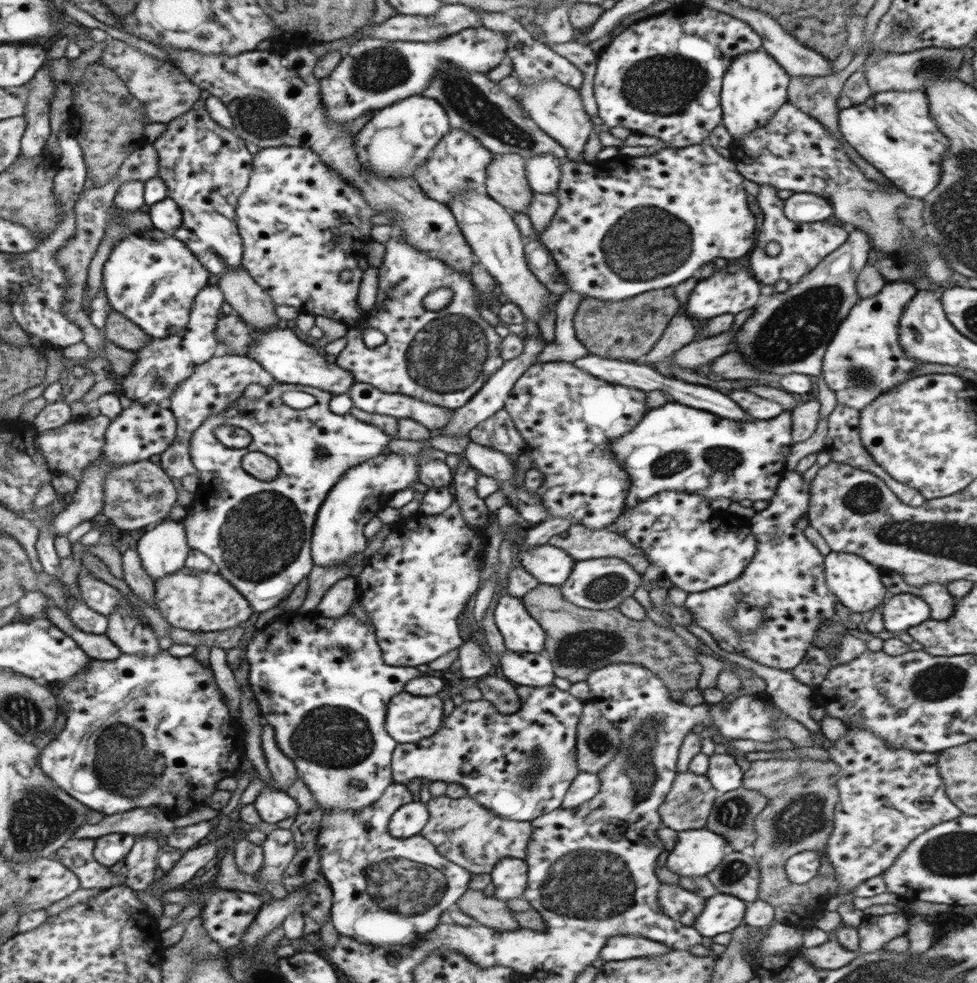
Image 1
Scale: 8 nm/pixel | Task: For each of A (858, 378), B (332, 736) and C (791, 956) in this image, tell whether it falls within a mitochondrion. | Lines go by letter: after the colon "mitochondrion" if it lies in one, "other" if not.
A: mitochondrion
B: mitochondrion
C: other

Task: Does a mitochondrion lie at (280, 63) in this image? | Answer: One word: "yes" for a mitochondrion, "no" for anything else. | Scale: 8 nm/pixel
no

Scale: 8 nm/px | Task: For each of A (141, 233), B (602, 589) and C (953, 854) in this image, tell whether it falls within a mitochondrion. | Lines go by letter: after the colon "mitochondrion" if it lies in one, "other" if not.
A: other
B: mitochondrion
C: mitochondrion

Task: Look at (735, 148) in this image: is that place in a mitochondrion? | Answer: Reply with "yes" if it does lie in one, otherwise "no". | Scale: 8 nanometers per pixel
no

